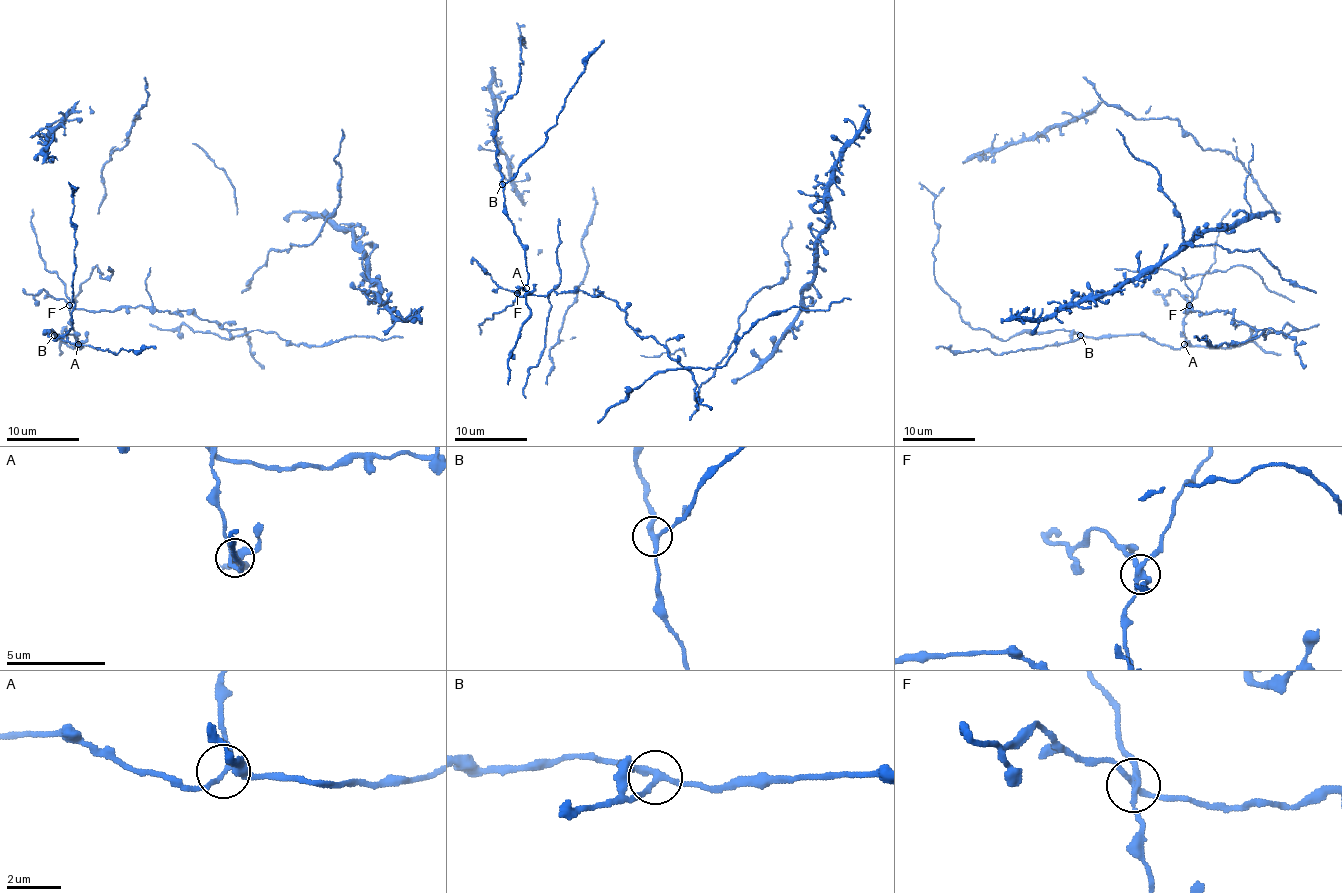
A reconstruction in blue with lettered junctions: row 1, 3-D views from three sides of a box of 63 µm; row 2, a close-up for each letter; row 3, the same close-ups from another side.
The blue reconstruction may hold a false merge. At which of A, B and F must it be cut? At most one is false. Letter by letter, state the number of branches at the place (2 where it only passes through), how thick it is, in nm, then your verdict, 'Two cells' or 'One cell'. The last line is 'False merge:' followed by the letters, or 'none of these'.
A: Branches: 4. Thickness 260 nm. One cell
B: Branches: 3. Thickness 240 nm. One cell
F: Branches: 4. Thickness 240 nm. Two cells
False merge: F

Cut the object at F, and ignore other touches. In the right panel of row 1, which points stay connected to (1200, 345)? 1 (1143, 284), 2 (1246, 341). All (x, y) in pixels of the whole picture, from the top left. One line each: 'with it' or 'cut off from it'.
1: with it
2: with it

